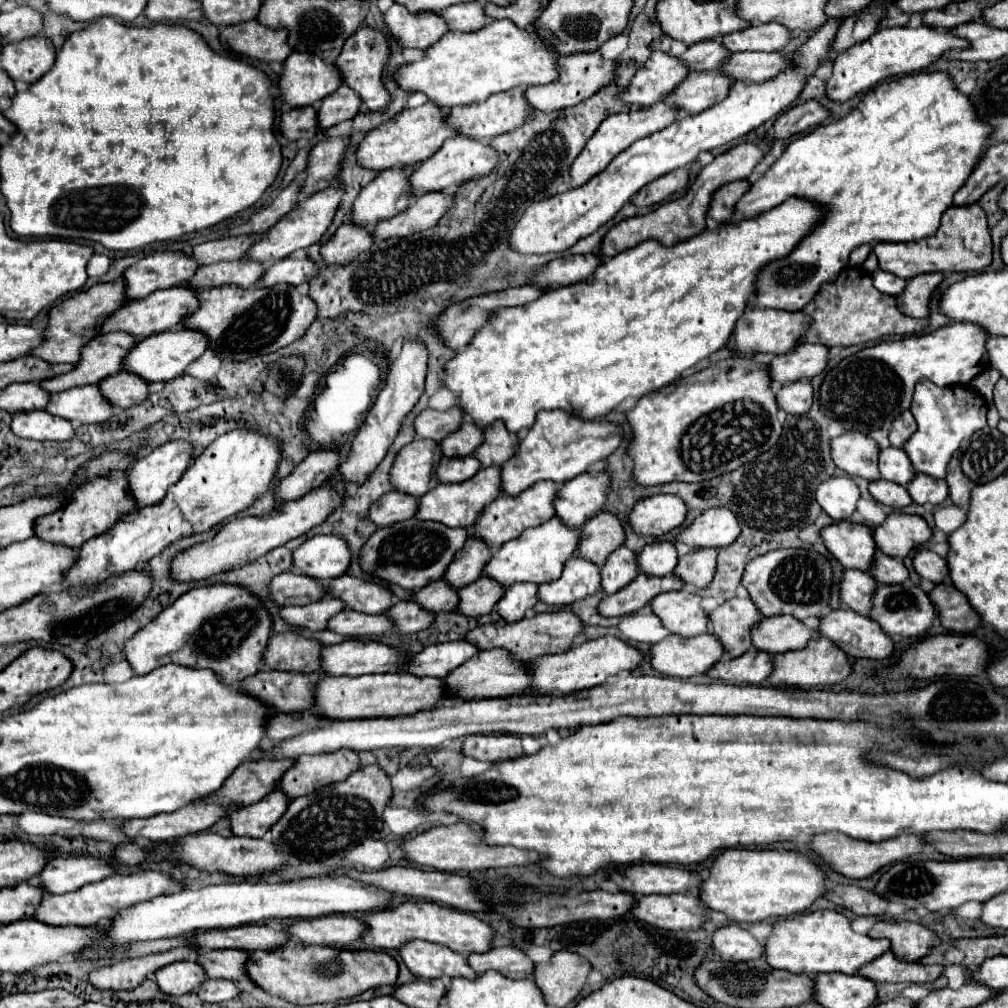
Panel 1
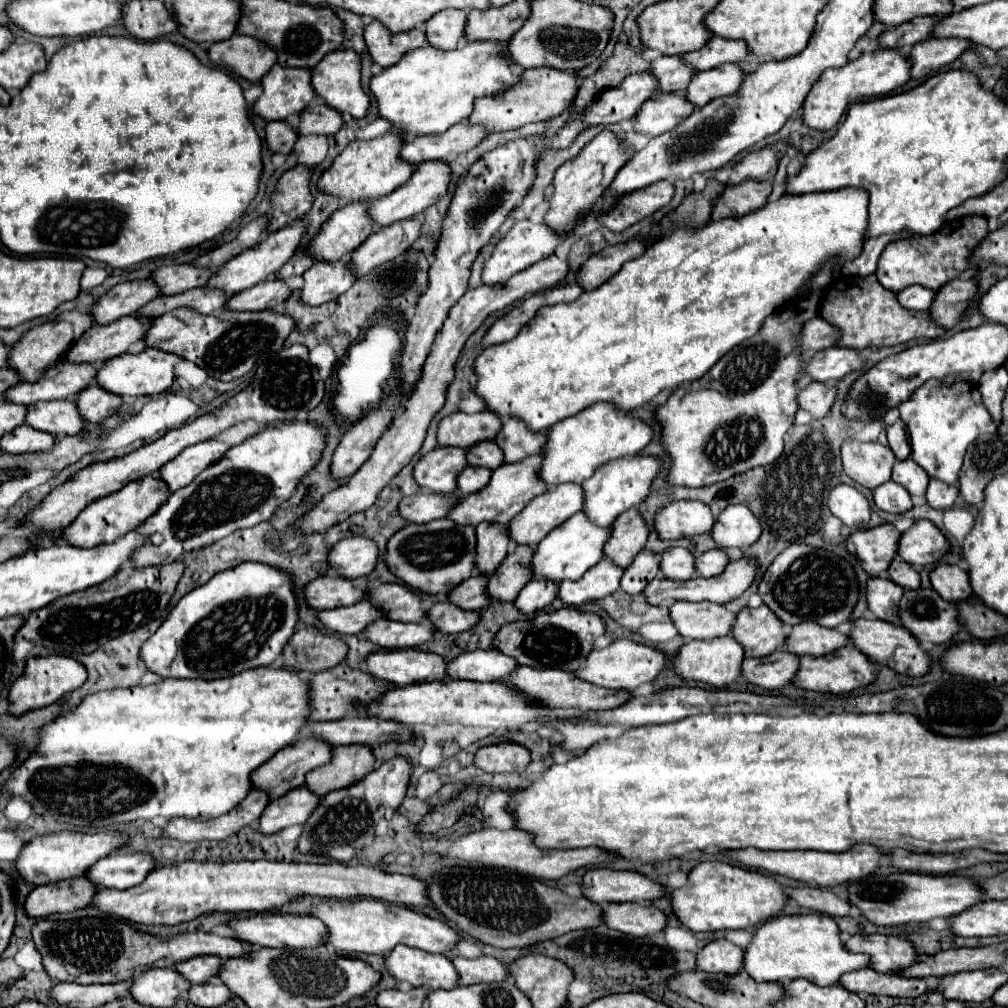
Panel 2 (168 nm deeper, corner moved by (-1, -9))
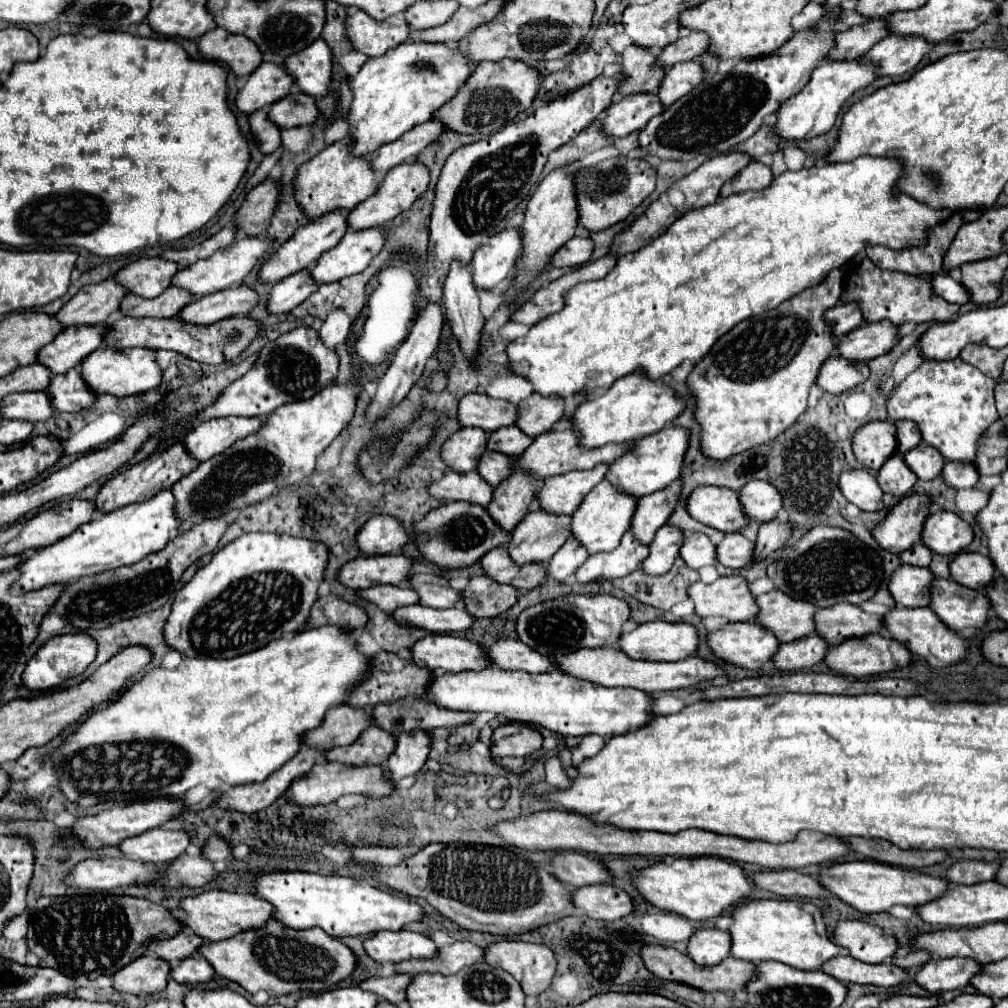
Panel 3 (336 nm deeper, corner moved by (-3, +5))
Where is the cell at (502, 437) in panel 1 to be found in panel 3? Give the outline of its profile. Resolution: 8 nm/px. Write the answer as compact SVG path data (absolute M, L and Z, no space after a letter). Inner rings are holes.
M532 394L518 404L516 426L524 434L534 438L550 430L562 416L564 416L562 398L542 398L542 394Z

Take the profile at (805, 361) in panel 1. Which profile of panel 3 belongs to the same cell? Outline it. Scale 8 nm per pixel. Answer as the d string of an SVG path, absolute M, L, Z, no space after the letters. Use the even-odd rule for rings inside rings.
M874 322L838 338L838 354L852 362L866 362L890 352L900 340L900 330L892 322Z

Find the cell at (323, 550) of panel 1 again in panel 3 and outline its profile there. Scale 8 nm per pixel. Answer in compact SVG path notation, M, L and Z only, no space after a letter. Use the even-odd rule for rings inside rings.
M386 514L372 516L356 538L364 556L400 554L402 548L410 542L408 532L398 522L398 518L388 518Z

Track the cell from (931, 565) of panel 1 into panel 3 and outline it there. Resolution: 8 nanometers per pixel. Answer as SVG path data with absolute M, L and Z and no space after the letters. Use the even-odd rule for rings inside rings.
M962 552L950 562L952 578L958 584L974 590L984 590L994 578L994 570L994 562L990 562L988 556L978 552Z

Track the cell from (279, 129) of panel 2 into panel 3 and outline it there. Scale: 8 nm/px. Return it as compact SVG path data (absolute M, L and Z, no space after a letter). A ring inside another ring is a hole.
M266 110L252 112L248 116L248 124L262 154L272 154L274 150L280 148L280 128L268 120Z

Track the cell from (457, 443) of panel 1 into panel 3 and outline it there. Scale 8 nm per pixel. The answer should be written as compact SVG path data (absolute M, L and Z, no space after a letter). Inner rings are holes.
M506 426L500 428L496 432L490 434L490 442L488 442L488 450L494 452L502 452L506 456L520 456L532 442L534 438L522 434L522 430L518 430L518 426Z

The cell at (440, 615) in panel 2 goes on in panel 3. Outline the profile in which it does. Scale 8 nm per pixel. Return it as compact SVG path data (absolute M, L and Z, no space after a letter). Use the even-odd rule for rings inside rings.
M488 576L472 578L470 580L470 586L464 590L464 606L476 618L492 618L492 616L498 616L498 614L506 612L510 606L514 606L516 600L518 600L518 590L514 586L494 582Z

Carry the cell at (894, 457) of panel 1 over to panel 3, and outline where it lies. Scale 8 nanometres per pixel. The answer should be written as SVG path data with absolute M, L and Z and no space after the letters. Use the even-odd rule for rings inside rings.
M920 442L916 448L906 452L904 460L920 480L934 480L936 476L940 476L942 466L946 462L942 454L938 454L938 450L934 450L926 442Z

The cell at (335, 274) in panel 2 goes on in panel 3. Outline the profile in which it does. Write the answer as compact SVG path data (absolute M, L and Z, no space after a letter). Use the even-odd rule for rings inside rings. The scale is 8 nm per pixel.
M308 270L296 272L290 278L272 286L270 298L266 302L268 314L286 314L304 302L312 292L318 290L318 284L312 280Z

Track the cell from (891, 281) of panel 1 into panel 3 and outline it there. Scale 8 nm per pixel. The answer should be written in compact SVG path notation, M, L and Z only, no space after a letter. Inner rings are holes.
M938 274L934 276L934 288L936 294L942 296L948 302L958 302L958 304L966 304L970 300L970 292L952 276L948 274Z

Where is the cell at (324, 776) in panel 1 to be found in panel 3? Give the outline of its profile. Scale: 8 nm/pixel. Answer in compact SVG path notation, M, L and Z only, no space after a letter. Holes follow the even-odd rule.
M370 726L360 734L360 738L350 746L338 746L326 752L326 760L342 762L348 766L374 766L386 762L386 758L394 752L396 738L382 730L380 726Z

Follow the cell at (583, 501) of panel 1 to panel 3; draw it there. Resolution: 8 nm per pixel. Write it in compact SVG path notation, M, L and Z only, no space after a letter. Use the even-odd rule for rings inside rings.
M666 426L656 434L650 434L636 442L636 446L610 464L606 478L618 486L622 492L632 496L646 496L650 492L658 492L674 482L682 472L682 462L686 454L686 446L690 442L690 430L682 426Z

